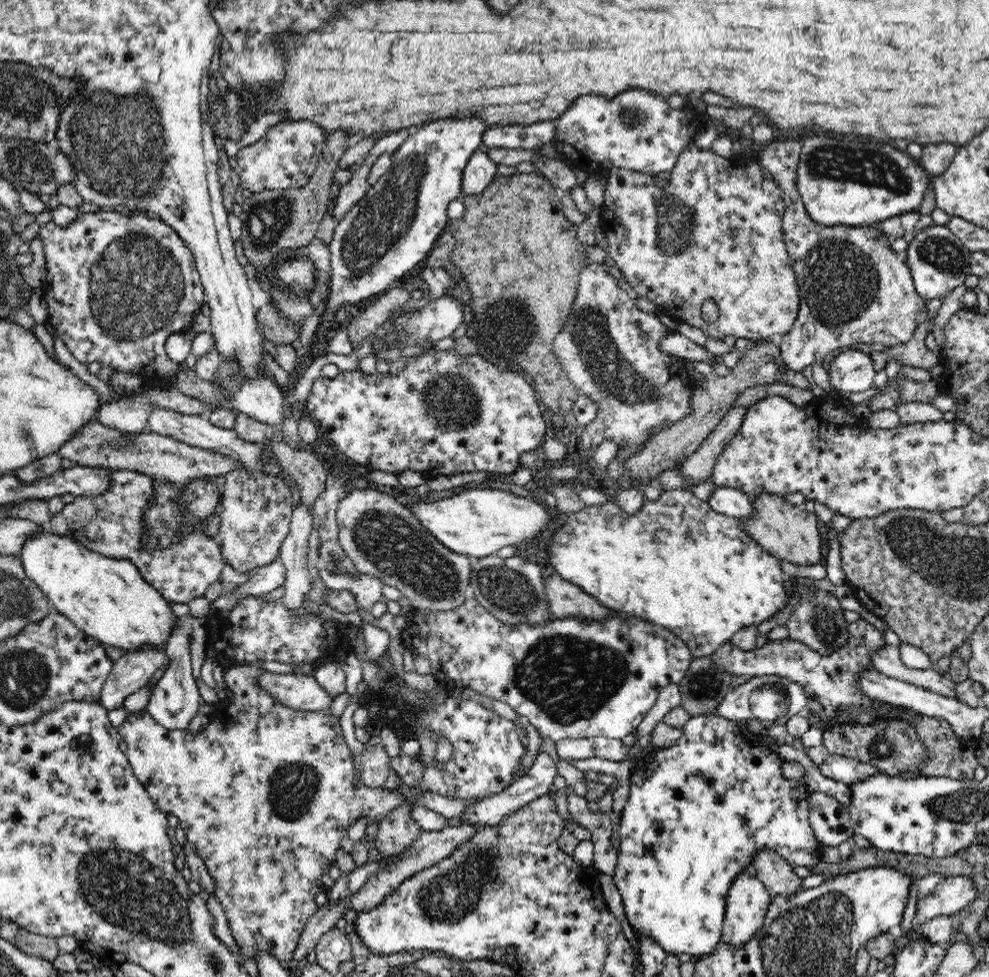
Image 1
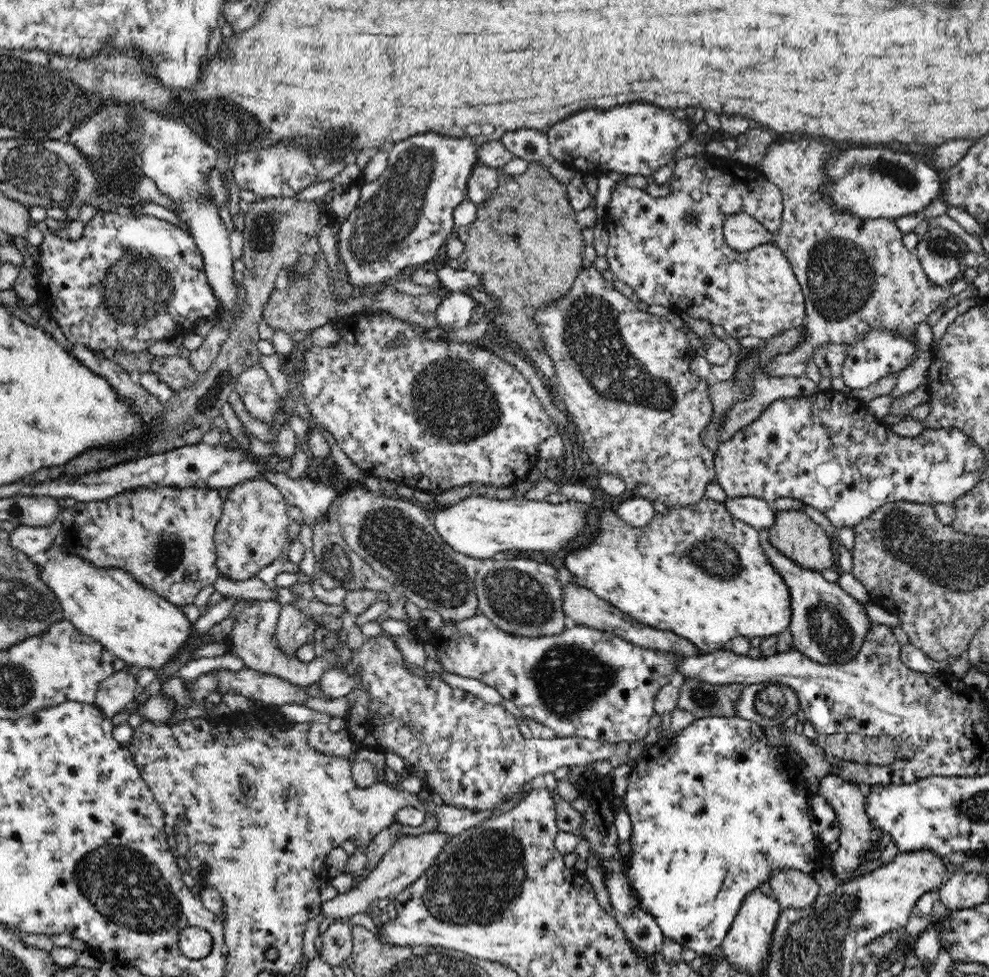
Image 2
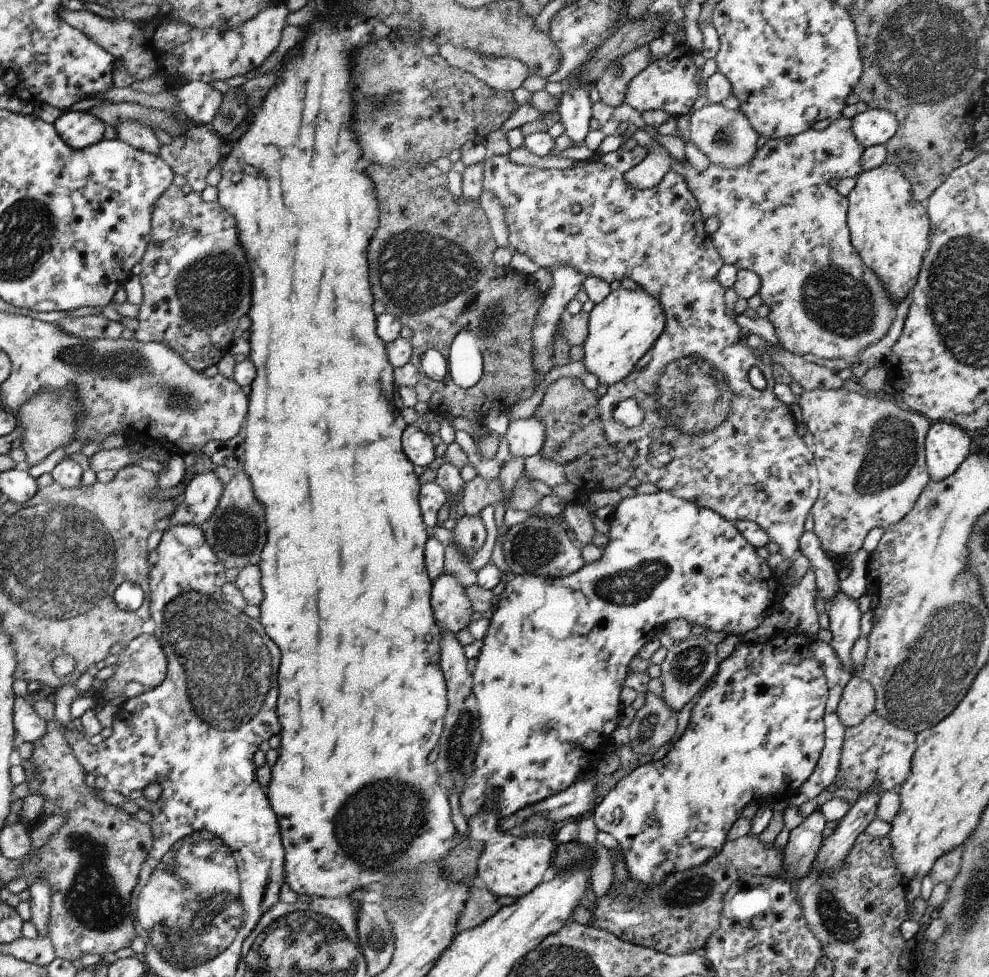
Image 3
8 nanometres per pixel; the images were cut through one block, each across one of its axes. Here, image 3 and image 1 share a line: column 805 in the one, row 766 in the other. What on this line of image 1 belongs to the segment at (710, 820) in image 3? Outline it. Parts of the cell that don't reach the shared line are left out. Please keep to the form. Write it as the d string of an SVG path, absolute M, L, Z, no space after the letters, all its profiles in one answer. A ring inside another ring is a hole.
M701 715L690 718L682 729L682 736L676 746L669 748L653 748L647 753L646 758L635 761L635 766L628 774L630 786L629 797L625 803L620 827L618 828L621 842L617 853L617 865L613 874L614 882L622 897L625 914L627 916L635 936L639 934L652 938L662 946L667 954L679 956L689 954L693 959L702 955L710 955L721 940L723 931L724 914L726 914L726 896L734 878L746 870L752 862L758 850L768 848L771 853L780 855L789 865L799 865L811 868L815 866L821 857L821 843L815 837L809 824L808 794L798 793L797 780L788 780L782 775L782 758L778 756L778 746L768 740L768 735L755 734L748 731L738 721L727 720L722 716Z

